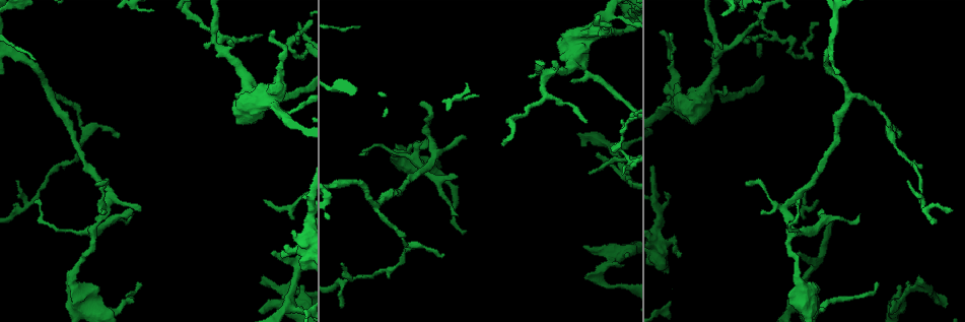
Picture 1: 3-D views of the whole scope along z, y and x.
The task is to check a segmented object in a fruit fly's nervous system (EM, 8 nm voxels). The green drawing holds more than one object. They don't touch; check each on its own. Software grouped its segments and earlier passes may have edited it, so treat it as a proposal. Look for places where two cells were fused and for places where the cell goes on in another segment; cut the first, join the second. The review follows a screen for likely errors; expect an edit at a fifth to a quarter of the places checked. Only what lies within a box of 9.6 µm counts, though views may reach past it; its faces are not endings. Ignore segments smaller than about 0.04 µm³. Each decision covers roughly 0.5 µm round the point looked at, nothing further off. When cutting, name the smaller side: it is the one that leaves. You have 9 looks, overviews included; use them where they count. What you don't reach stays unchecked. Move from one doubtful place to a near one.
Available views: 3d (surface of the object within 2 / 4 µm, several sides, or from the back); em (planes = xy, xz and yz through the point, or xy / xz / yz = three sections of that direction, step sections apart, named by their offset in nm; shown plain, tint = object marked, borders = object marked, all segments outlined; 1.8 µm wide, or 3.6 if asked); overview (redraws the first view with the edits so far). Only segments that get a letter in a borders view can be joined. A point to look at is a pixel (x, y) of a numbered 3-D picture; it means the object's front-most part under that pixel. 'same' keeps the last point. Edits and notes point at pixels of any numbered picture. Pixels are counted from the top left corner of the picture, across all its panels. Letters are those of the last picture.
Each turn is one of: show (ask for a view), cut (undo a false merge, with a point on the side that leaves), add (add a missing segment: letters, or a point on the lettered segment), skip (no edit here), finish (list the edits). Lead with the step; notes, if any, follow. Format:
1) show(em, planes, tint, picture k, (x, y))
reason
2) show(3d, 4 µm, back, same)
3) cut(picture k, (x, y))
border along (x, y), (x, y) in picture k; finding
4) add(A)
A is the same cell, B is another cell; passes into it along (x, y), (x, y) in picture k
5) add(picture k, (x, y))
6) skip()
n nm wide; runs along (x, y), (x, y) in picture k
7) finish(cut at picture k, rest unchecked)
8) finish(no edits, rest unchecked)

show(3d, 2 µm, back, picture 1, (95, 184))
thin end

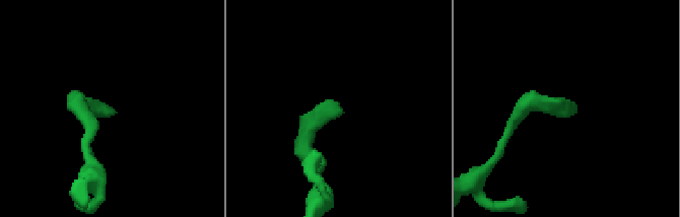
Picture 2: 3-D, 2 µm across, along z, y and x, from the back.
show(em, planes, borders, picture 2, (340, 108))
need the tissue

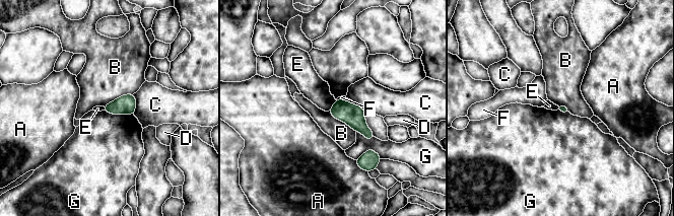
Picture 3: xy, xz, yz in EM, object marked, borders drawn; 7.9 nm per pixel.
skip()
A, B, C, D, E, F and G are other cells; border along (336, 100), (329, 110) in picture 3; none of them fits

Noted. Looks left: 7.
show(3d, 2 µm, picture 1, (726, 85))
branch stops here

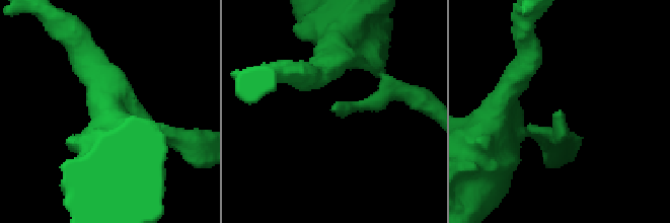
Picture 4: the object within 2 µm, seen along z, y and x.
show(em, xz, step 4, borders, picture 4, (557, 112))

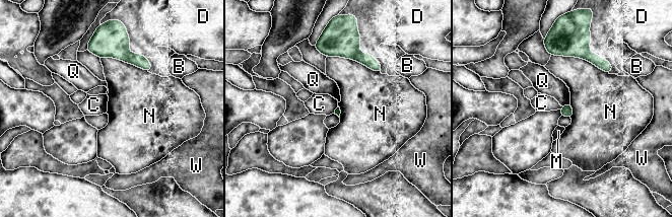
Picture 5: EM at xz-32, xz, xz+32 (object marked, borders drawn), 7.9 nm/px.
skip()
B, C, D, M, N, Q and W are other cells; border along (551, 54), (586, 59), (608, 73) in picture 5; none of them fits

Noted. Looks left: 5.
show(3d, 4 µm, picture 1, (925, 281))
branch stops here

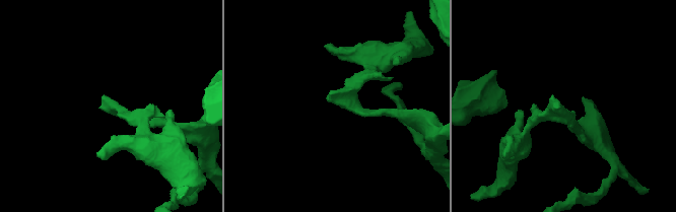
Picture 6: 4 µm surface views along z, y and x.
show(em, planes, plain, picture 6, (558, 107))

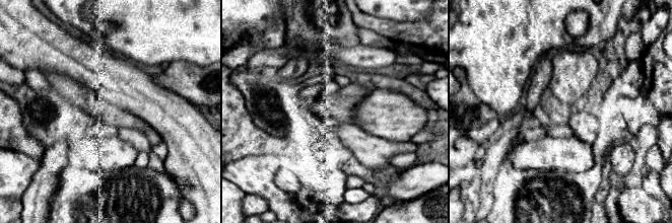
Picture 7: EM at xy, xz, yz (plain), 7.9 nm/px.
show(em, planes, borders, same)

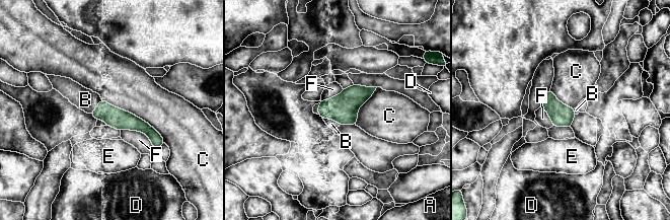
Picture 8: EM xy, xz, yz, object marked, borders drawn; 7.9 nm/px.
add(B)
160 nm wide; B is the same cell, A, C, D, E and F are other cells; it goes on there

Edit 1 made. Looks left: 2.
show(em, planes, borders, picture 1, (680, 257))
free end

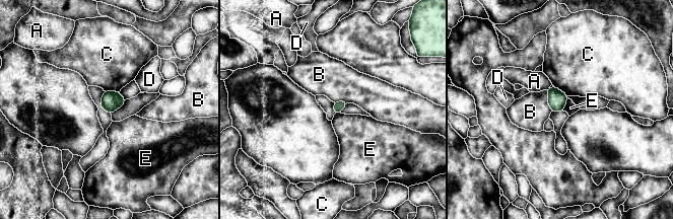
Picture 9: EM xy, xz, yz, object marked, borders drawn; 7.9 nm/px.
skip()
A, B, C, D and E are other cells; border along (567, 98), (562, 111) in picture 9; no lettered segment goes on from it

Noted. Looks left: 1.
finish(add at picture 8, rest unchecked)

